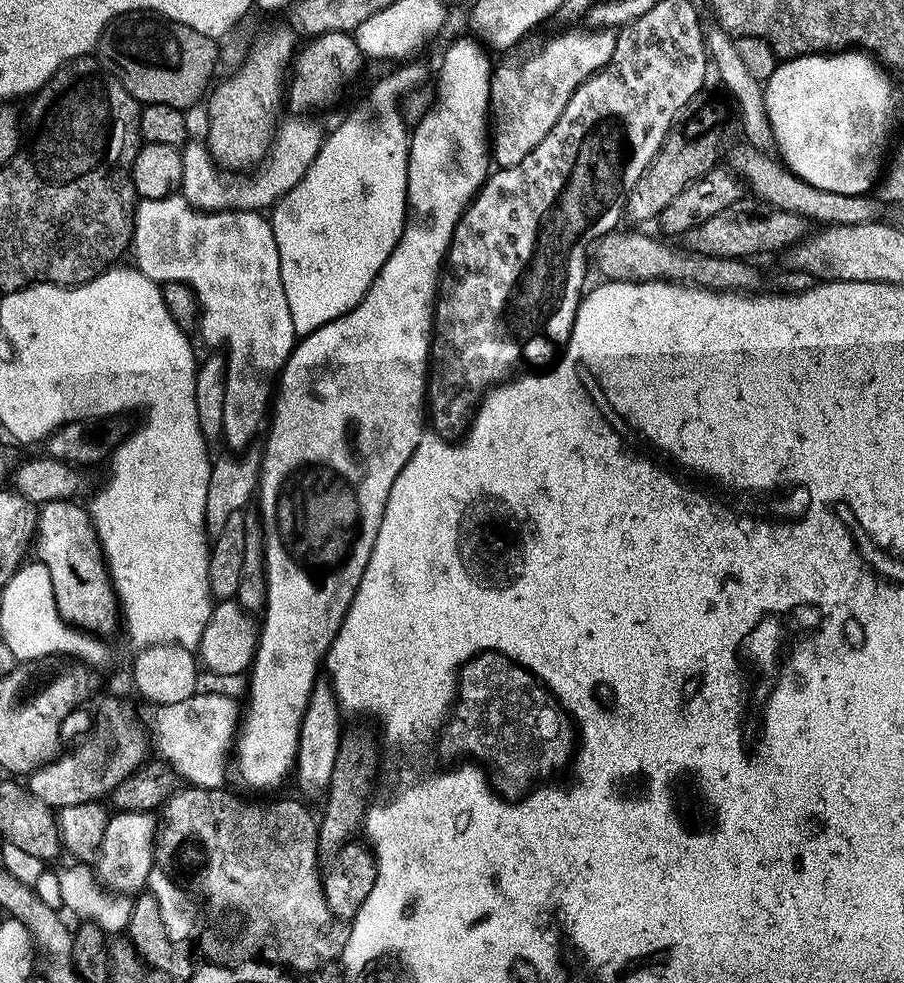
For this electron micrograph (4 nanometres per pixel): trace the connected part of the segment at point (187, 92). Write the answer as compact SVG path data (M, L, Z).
M141 10L117 16L100 35L94 52L111 75L126 86L141 105L161 104L189 110L205 99L218 60L217 41L182 22L174 22L158 12Z

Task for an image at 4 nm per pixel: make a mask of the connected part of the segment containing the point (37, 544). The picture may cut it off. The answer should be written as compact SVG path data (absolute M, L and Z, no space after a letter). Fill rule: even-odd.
M51 500L38 508L38 523L34 541L34 556L39 563L45 564L52 575L56 609L62 619L74 628L88 634L104 634L118 628L118 597L108 574L108 565L104 563L104 554L100 551L100 539L96 536L96 527L92 524L89 509L80 502L72 500Z

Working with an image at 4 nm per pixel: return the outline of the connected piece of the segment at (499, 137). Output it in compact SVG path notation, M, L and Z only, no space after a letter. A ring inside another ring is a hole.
M568 28L540 45L530 54L518 56L509 53L500 64L493 67L490 86L490 151L497 167L509 168L517 165L546 138L553 126L562 116L566 103L574 90L594 73L604 68L613 57L616 49L616 32L613 29L591 30L587 28Z

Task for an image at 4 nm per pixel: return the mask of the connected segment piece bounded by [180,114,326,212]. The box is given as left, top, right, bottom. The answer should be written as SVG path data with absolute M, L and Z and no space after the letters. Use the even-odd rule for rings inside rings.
M300 114L294 115L296 116L279 123L266 157L246 173L228 172L224 176L207 143L201 139L191 139L181 149L183 168L180 194L190 202L192 208L200 212L264 212L275 207L277 201L304 177L326 135L318 121L304 119Z

